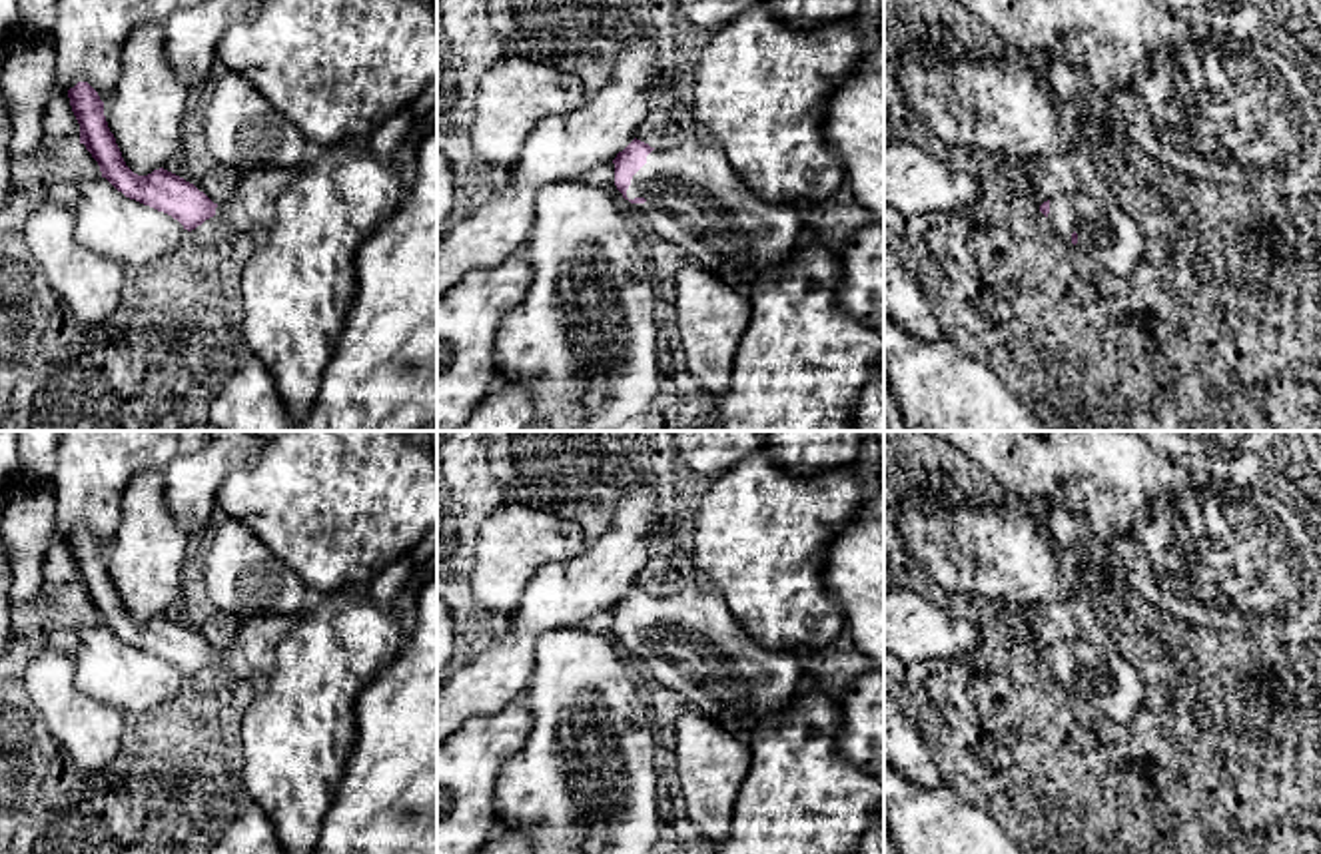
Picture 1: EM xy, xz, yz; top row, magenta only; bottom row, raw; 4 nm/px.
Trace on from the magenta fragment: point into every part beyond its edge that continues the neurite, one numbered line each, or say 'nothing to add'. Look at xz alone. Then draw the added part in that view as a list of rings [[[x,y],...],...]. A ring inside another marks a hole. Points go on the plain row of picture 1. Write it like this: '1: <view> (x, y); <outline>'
1: xz (695, 645); [[[712,585],[653,597],[633,623],[627,644],[660,684],[684,694],[700,714],[742,742],[748,742],[760,718],[790,702],[808,678],[800,650],[776,650],[754,640]]]

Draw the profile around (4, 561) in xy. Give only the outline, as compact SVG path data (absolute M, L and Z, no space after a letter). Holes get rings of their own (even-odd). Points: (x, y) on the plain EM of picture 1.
M0 539L0 658L4 656L12 635L10 581L12 581L10 557Z

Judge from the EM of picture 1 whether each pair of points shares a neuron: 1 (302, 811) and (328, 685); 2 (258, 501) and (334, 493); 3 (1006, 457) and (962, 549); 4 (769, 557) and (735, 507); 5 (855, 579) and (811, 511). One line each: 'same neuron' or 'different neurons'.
1: same neuron
2: same neuron
3: different neurons
4: same neuron
5: different neurons

